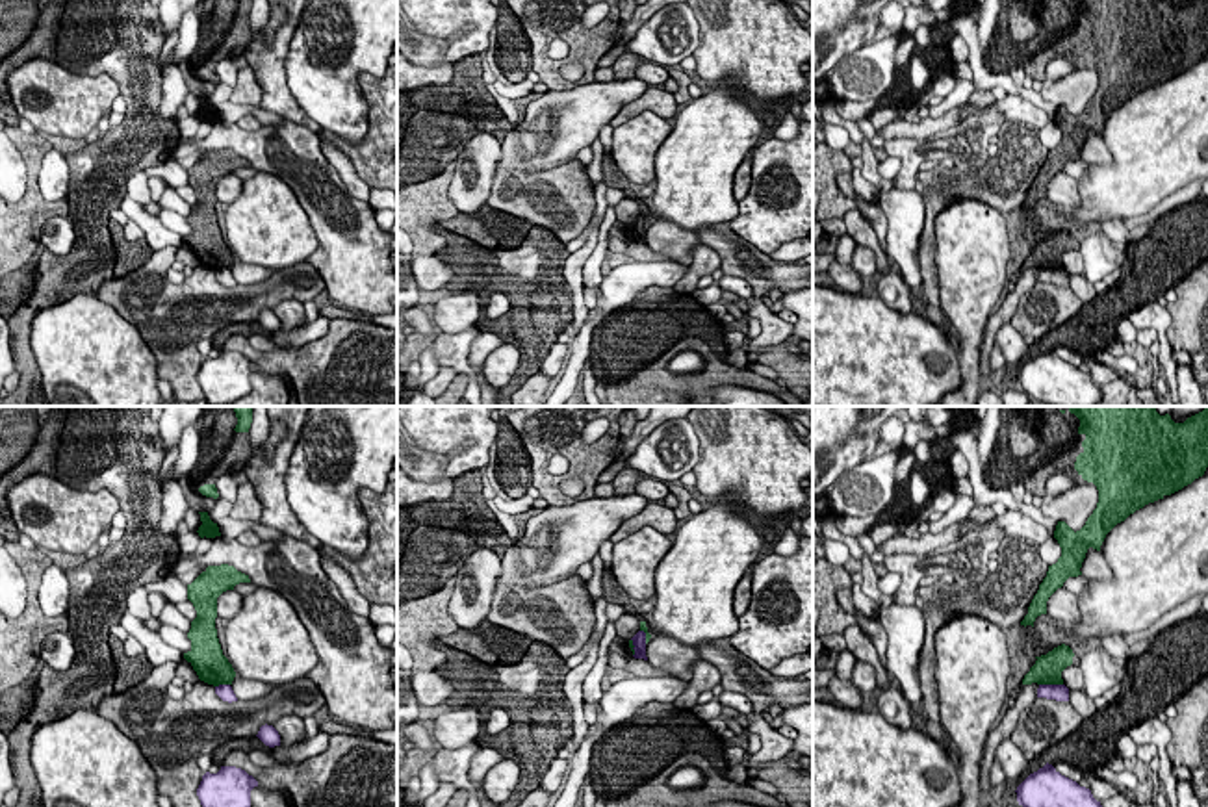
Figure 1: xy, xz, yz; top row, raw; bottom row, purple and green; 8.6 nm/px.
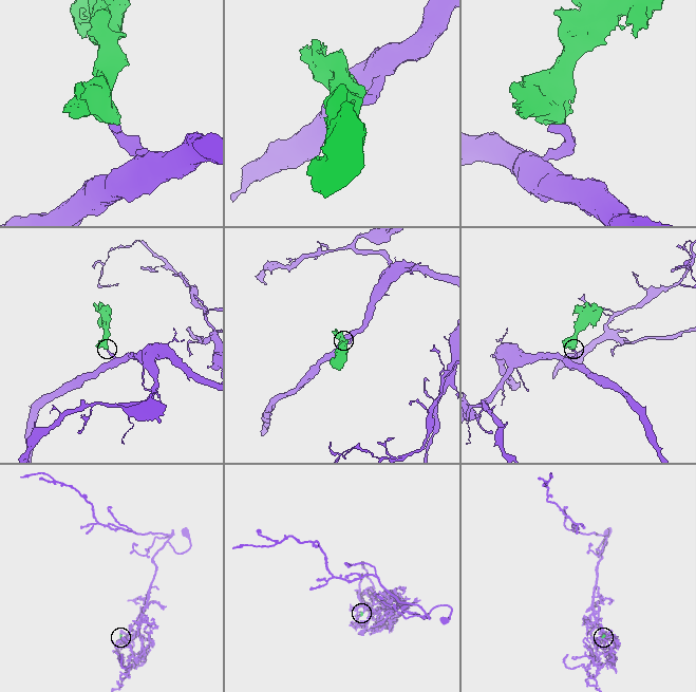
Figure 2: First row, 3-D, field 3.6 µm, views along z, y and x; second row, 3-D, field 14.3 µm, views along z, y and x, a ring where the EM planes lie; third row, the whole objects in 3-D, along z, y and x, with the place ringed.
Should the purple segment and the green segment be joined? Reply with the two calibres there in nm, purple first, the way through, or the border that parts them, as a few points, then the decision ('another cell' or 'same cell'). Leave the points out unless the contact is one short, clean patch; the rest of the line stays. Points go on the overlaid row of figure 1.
calibres 160 and 260 nm; border yz (1040, 683), (1062, 685); another cell

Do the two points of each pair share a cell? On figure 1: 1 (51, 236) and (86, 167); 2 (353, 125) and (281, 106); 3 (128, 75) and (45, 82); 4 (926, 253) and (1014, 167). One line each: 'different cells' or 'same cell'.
1: different cells
2: different cells
3: different cells
4: same cell

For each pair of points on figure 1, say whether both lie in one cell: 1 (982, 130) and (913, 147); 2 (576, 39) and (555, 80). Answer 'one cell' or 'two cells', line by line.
1: one cell
2: one cell

